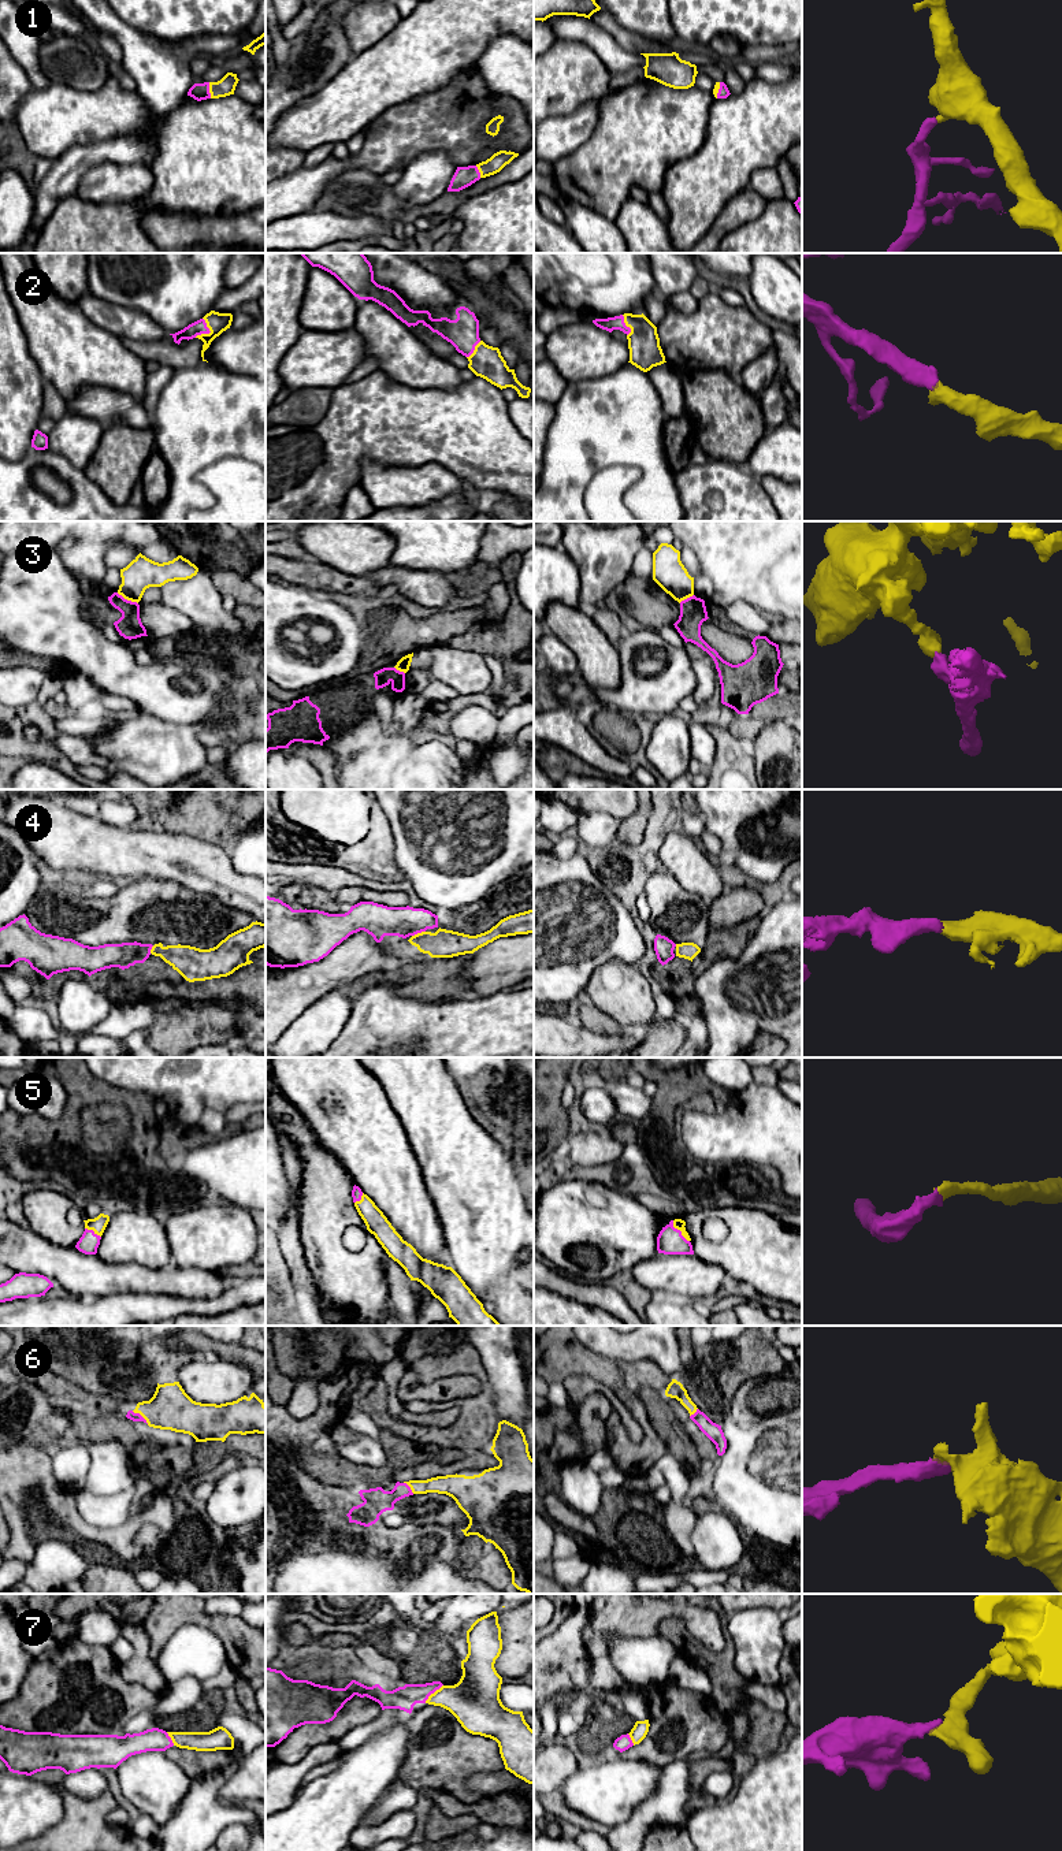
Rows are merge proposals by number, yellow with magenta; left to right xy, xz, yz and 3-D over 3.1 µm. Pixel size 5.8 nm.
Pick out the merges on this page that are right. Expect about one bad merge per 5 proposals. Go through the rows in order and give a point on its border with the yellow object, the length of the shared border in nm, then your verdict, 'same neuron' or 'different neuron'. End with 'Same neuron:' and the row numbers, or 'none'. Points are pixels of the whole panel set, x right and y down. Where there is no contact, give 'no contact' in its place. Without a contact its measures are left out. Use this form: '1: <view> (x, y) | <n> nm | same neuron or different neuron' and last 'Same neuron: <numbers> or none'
1: xy (210, 90) | 100 nm | same neuron
2: xy (210, 333) | 130 nm | same neuron
3: xy (127, 599) | 140 nm | different neuron
4: xz (418, 933) | 90 nm | same neuron
5: yz (679, 1229) | 160 nm | same neuron
6: xy (140, 1413) | 130 nm | same neuron
7: xz (434, 1692) | 160 nm | same neuron
Same neuron: 1, 2, 4, 5, 6, 7

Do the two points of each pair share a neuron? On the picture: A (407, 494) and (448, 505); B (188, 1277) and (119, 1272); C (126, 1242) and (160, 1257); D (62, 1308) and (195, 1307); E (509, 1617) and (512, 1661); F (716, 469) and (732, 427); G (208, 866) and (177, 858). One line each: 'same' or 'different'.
A: different
B: same
C: same
D: same
E: same
F: different
G: same

